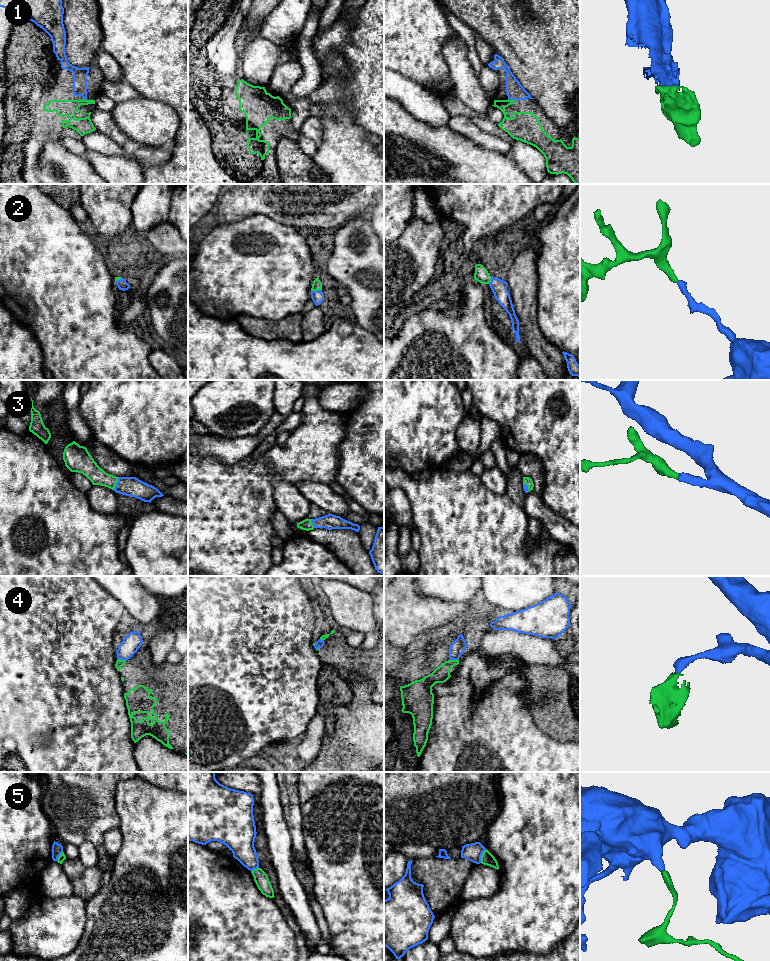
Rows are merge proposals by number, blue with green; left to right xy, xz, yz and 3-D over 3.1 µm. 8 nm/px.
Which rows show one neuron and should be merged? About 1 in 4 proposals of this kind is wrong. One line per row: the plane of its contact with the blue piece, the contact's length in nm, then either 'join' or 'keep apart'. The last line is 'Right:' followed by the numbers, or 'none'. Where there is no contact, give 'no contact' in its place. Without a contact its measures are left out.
1: yz | 70 nm | join
2: xz | 90 nm | join
3: xy | 110 nm | join
4: yz | 70 nm | keep apart
5: yz | 120 nm | keep apart
Right: 1, 2, 3

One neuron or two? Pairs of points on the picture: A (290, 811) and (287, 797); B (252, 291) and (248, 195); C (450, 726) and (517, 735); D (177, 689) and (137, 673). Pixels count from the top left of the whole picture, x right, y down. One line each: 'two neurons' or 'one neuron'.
A: one neuron
B: two neurons
C: one neuron
D: one neuron

